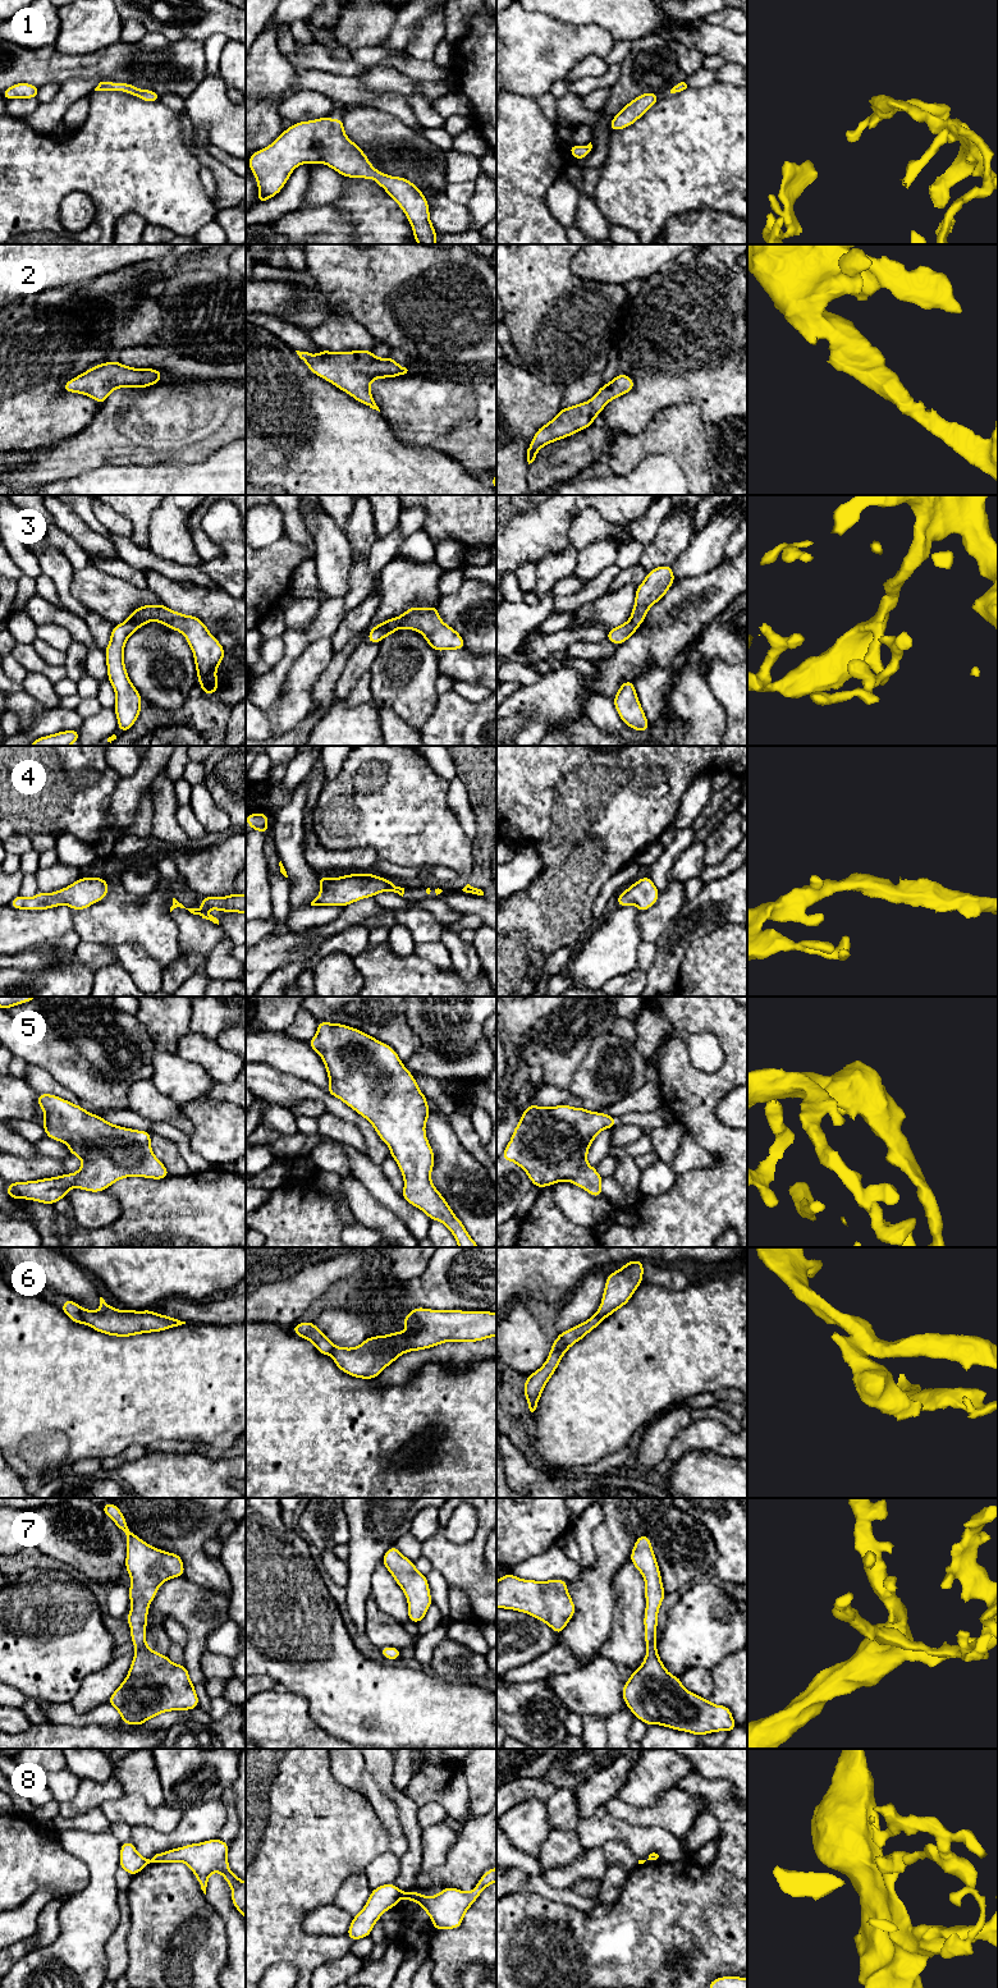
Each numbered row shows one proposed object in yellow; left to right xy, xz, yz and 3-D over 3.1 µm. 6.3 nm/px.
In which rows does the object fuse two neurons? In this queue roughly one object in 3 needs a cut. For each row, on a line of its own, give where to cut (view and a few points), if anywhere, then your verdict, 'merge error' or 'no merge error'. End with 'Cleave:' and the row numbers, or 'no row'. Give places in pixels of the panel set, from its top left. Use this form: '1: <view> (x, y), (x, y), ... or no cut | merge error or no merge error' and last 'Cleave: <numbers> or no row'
1: no cut | no merge error
2: no cut | no merge error
3: no cut | no merge error
4: no cut | no merge error
5: no cut | no merge error
6: xy (78, 1308), (85, 1323) | merge error
7: no cut | no merge error
8: xz (401, 1892), (402, 1896) | merge error
Cleave: 6, 8

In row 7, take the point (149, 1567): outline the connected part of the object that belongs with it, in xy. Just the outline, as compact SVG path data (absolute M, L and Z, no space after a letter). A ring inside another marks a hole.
M113 1502L101 1508L128 1538L125 1570L132 1579L128 1597L133 1607L127 1613L127 1622L136 1648L125 1680L107 1703L120 1713L122 1723L132 1726L141 1726L164 1712L198 1708L187 1666L173 1663L168 1655L151 1650L145 1641L148 1605L162 1582L184 1577L183 1559L177 1553L154 1548L133 1534Z

